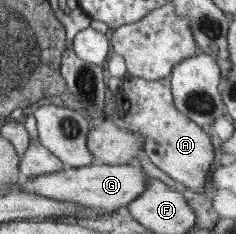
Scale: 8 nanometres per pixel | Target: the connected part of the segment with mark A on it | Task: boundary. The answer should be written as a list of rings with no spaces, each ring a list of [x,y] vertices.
[[[127,77],[121,97],[126,127],[145,137],[143,148],[151,162],[177,182],[179,187],[188,187],[195,193],[205,192],[215,162],[213,137],[178,109],[172,93],[172,80],[151,81]]]

